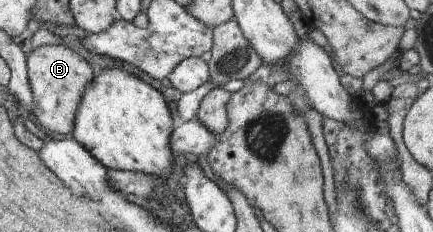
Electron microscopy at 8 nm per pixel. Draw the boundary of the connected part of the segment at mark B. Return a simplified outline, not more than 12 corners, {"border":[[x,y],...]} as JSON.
{"border":[[64,44],[27,58],[30,117],[71,135],[93,69]]}

